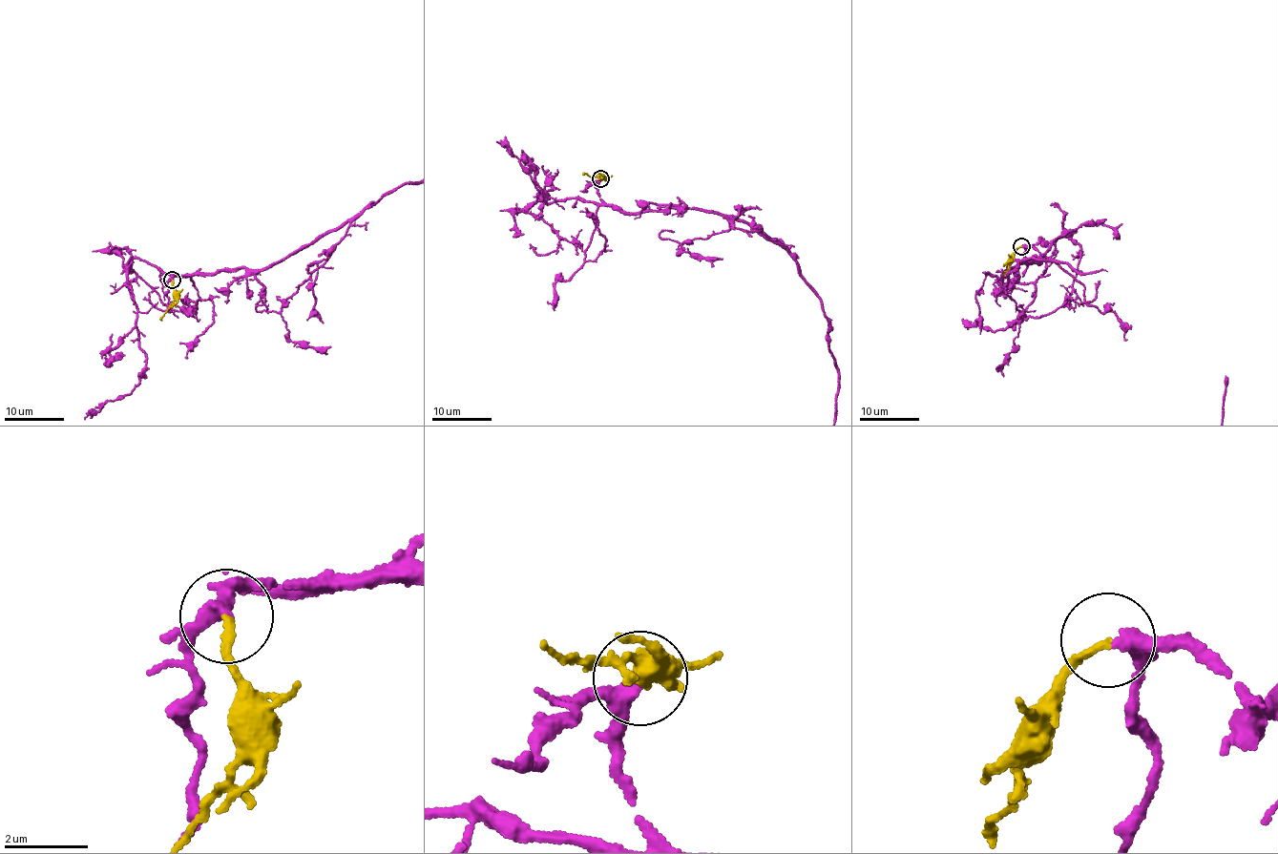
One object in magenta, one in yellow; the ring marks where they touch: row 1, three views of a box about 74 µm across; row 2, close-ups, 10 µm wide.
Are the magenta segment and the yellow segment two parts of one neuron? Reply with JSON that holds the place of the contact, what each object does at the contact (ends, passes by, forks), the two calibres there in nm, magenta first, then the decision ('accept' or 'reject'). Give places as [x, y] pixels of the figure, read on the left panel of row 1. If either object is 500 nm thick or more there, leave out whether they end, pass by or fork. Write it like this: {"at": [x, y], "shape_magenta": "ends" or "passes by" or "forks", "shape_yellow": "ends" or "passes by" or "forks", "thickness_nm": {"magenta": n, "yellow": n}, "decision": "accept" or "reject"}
{"at": [172, 280], "shape_magenta": "passes by", "shape_yellow": "ends", "thickness_nm": {"magenta": 320, "yellow": 180}, "decision": "accept"}

